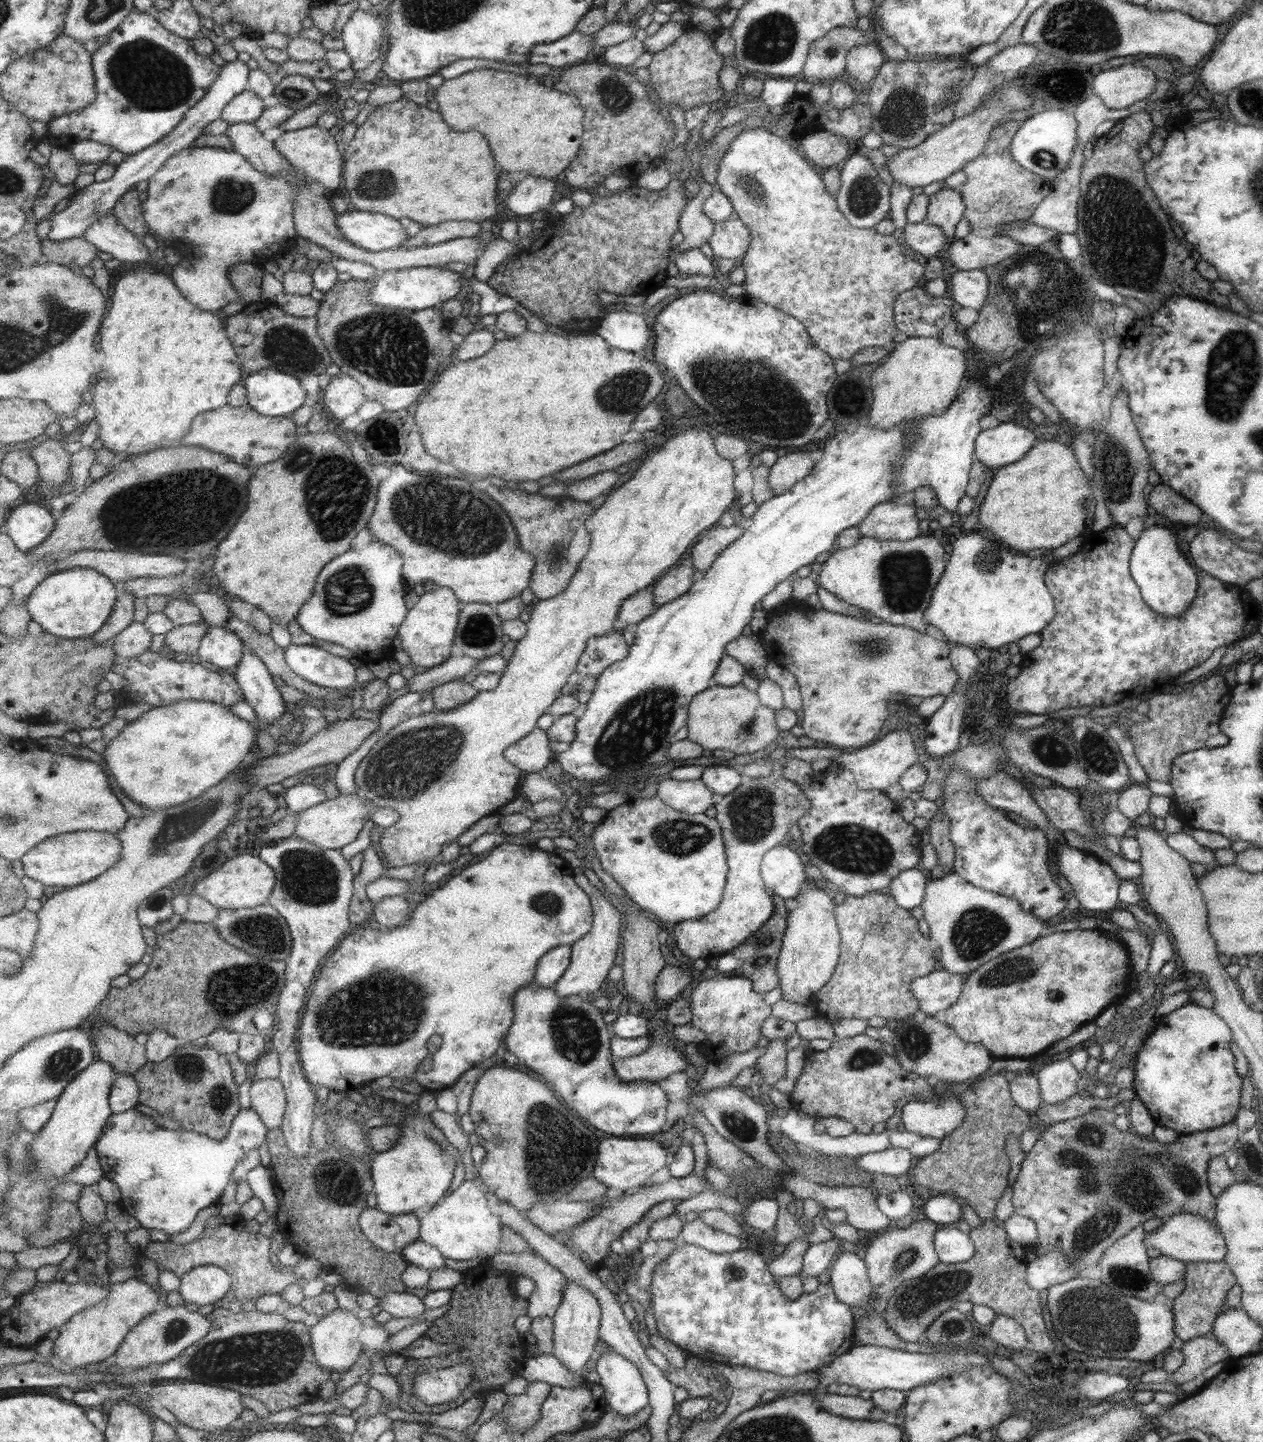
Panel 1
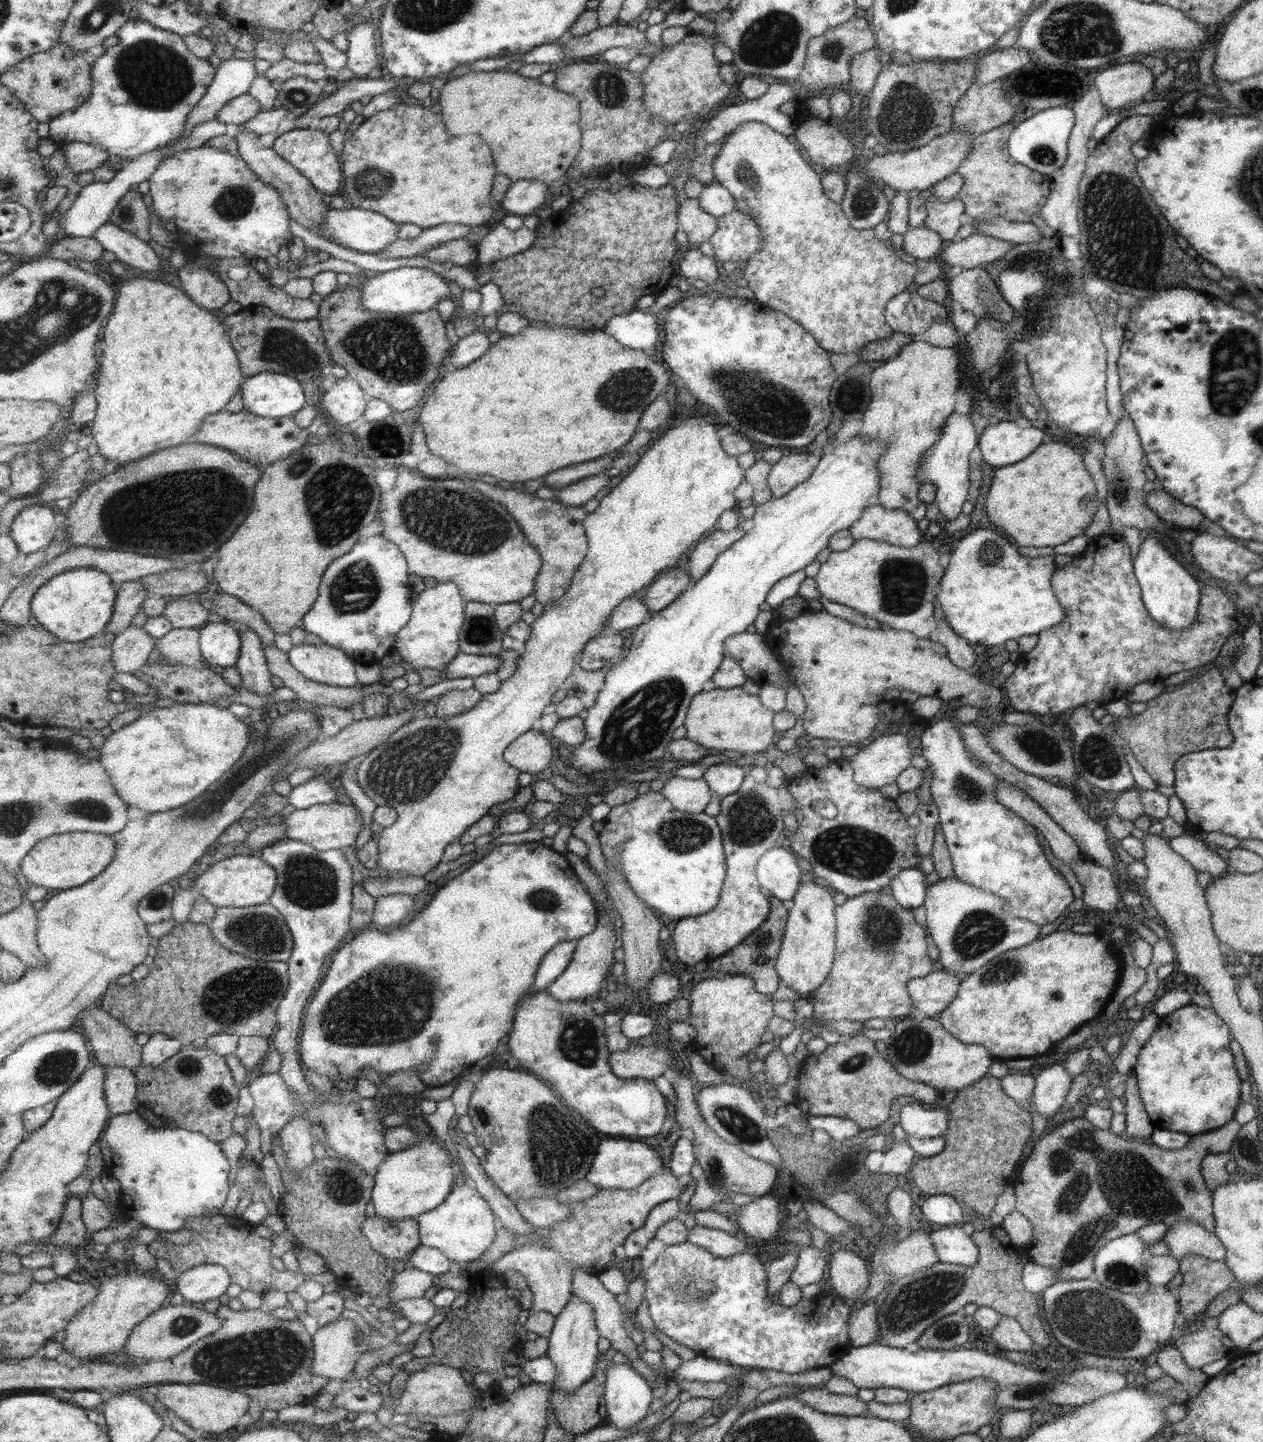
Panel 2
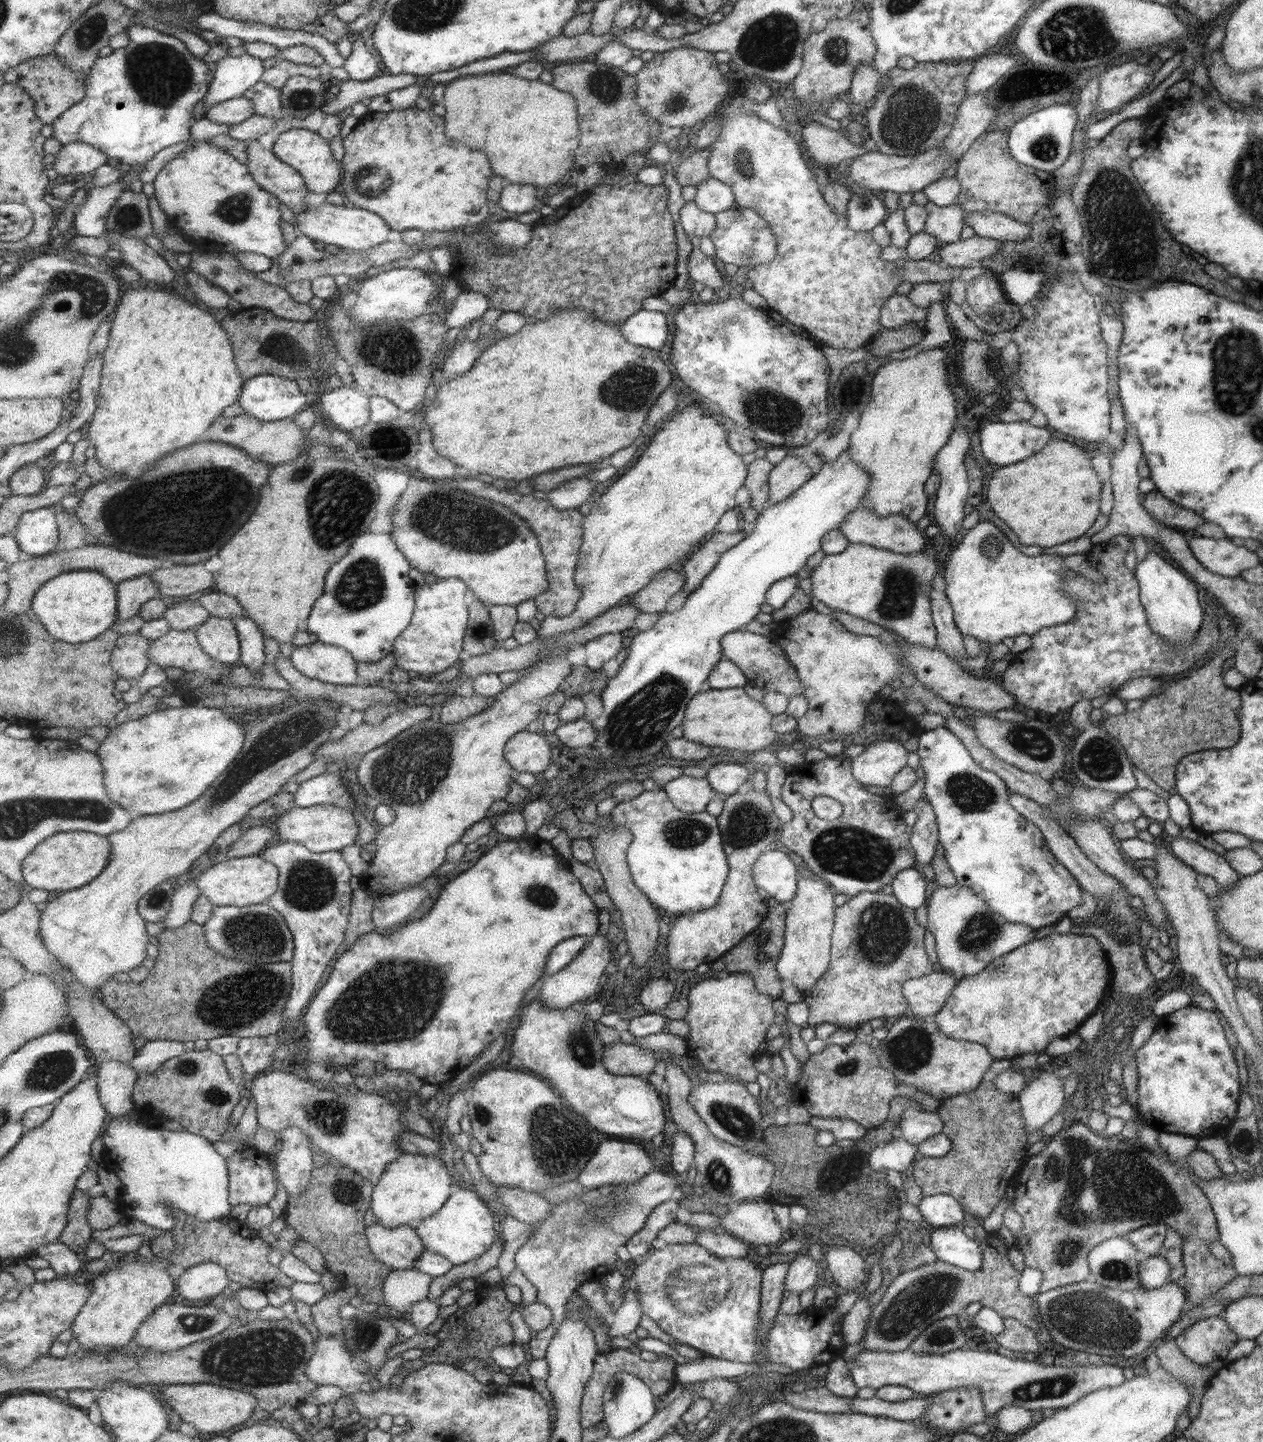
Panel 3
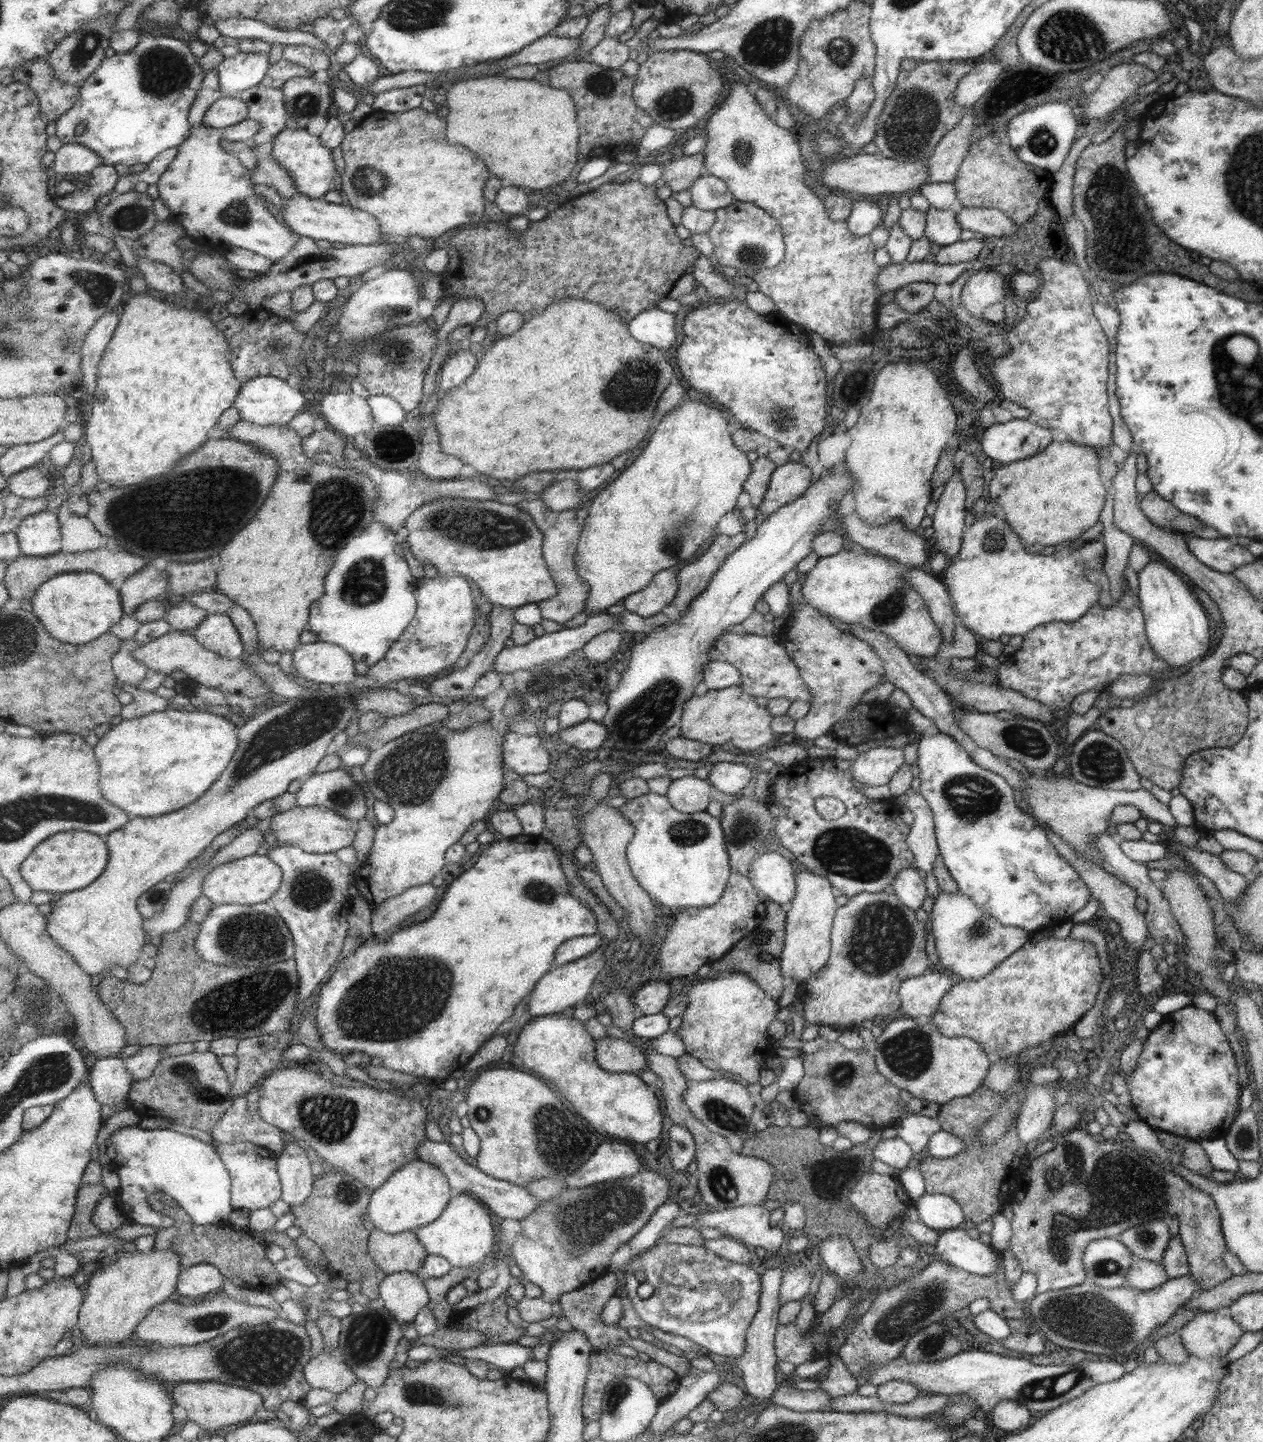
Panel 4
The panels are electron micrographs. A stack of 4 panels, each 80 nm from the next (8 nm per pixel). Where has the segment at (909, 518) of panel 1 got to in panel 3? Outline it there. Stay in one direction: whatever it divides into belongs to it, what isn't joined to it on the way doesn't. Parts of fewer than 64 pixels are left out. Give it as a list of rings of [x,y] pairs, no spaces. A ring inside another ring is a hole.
[[[862,506],[852,510],[837,530],[847,538],[848,543],[867,544],[867,546],[883,548],[895,554],[917,554],[917,550],[921,550],[923,546],[923,536],[917,532],[913,524],[909,524],[906,517],[900,514],[879,516]]]

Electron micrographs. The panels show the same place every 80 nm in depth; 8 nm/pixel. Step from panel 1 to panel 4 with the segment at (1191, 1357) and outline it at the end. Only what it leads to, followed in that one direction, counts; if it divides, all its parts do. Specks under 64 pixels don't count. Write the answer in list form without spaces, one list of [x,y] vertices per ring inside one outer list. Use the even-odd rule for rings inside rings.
[[[1225,1310],[1201,1311],[1177,1333],[1186,1352],[1202,1358],[1226,1356],[1243,1334]]]

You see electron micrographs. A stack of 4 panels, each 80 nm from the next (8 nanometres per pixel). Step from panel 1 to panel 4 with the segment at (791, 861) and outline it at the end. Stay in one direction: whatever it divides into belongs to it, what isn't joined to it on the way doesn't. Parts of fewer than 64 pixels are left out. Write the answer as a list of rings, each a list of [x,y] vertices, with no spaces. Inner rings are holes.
[[[771,847],[751,861],[750,883],[775,904],[789,904],[796,891],[791,864]]]

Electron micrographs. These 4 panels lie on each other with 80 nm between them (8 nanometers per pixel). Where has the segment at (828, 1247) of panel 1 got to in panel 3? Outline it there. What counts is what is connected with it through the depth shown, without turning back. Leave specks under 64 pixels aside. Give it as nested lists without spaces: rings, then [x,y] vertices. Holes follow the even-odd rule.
[[[806,1252],[798,1253],[794,1260],[788,1264],[785,1273],[784,1290],[794,1292],[799,1296],[803,1290],[818,1286],[817,1280],[817,1264],[815,1260]]]

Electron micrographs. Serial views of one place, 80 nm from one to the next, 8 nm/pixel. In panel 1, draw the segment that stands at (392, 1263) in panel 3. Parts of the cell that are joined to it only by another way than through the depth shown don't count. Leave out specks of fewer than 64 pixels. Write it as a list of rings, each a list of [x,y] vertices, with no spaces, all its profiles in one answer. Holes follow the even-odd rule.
[[[378,1207],[368,1208],[360,1216],[362,1231],[380,1249],[402,1252],[404,1246],[420,1239],[421,1214],[387,1214]]]

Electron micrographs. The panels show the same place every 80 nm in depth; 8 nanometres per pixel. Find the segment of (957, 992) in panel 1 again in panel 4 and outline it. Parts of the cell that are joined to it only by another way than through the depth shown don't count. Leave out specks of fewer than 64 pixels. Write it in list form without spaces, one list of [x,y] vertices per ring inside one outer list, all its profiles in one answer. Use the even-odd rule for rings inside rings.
[[[936,970],[907,978],[898,988],[898,995],[902,999],[899,1014],[910,1019],[922,1014],[931,1019],[947,991],[949,978],[945,974],[937,974]]]

